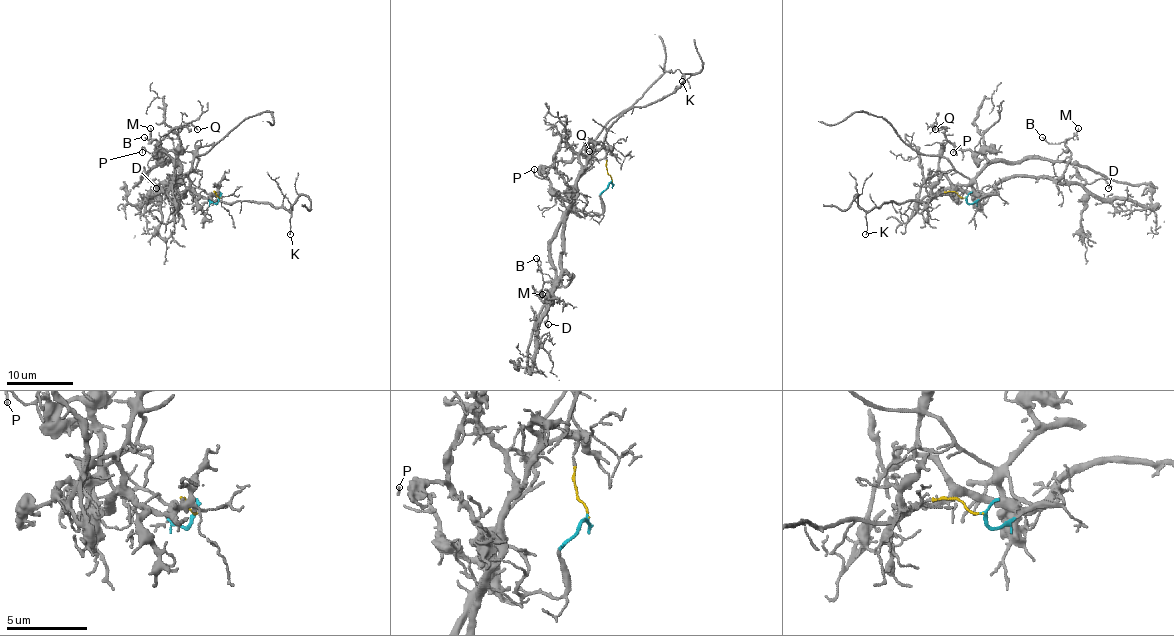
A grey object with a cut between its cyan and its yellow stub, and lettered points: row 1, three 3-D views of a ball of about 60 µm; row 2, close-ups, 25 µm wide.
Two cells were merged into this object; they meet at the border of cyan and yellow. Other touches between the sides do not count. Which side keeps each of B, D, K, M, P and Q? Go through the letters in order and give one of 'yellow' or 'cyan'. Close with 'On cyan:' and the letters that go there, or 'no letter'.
B: cyan
D: yellow
K: yellow
M: cyan
P: cyan
Q: cyan
On cyan: B, M, P, Q

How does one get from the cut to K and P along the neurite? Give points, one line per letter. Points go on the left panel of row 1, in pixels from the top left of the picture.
K: (219, 197), (214, 192), (212, 200), (269, 202), (275, 207), (284, 207), (290, 215), (290, 234)
P: (219, 197), (214, 204), (197, 187), (192, 194), (171, 151), (142, 147), (142, 152)

